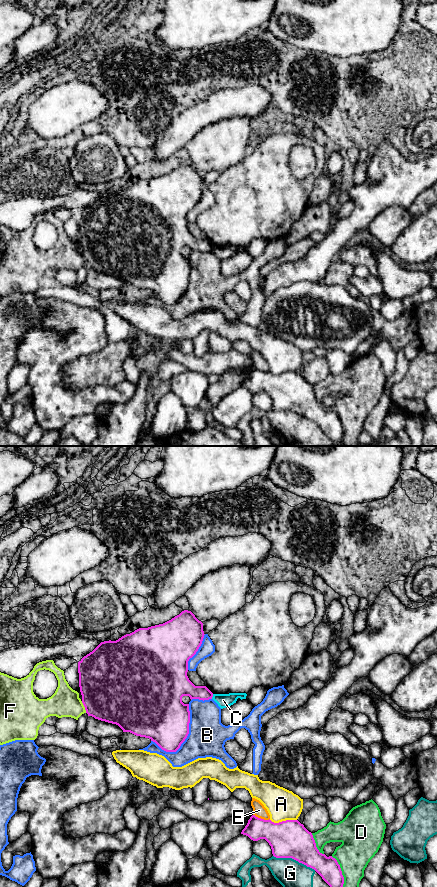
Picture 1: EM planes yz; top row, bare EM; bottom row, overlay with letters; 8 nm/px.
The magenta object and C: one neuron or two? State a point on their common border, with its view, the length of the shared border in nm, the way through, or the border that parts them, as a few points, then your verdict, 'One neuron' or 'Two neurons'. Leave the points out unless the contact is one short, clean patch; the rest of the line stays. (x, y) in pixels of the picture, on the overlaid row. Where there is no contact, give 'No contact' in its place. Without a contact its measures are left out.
Touches magenta at yz (212, 696). Shared border 40 nm. Boundary: yz (213, 694), (211, 698). Two neurons

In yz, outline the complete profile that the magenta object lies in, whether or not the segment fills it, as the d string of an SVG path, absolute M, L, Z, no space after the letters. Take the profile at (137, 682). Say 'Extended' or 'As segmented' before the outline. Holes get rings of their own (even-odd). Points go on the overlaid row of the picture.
As segmented. M184 610L163 624L139 628L116 641L101 642L78 662L79 687L88 716L116 724L123 732L149 738L166 752L176 752L189 734L189 704L184 704L182 697L203 701L213 697L206 686L195 686L187 676L188 661L198 651L204 635L203 623Z

